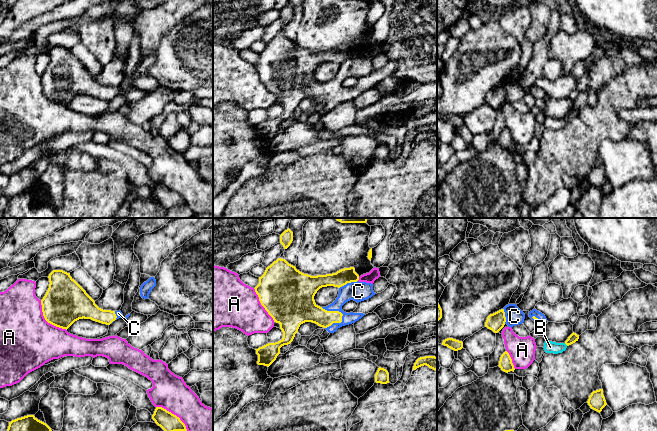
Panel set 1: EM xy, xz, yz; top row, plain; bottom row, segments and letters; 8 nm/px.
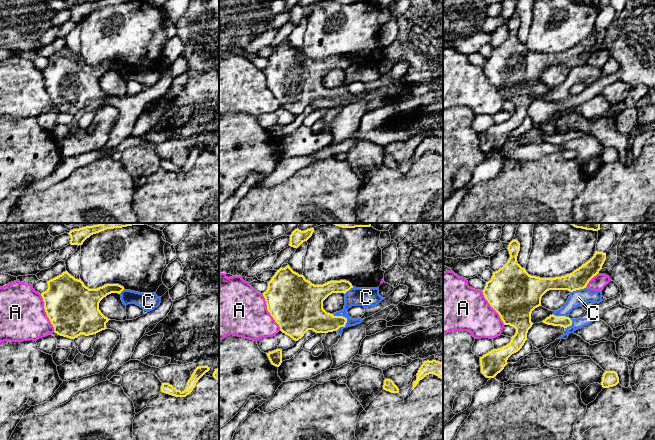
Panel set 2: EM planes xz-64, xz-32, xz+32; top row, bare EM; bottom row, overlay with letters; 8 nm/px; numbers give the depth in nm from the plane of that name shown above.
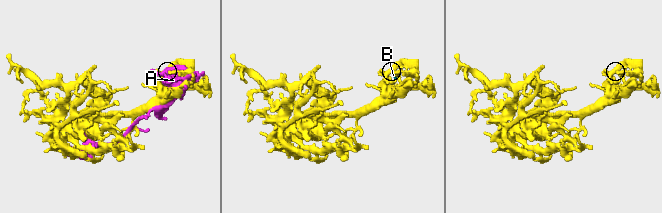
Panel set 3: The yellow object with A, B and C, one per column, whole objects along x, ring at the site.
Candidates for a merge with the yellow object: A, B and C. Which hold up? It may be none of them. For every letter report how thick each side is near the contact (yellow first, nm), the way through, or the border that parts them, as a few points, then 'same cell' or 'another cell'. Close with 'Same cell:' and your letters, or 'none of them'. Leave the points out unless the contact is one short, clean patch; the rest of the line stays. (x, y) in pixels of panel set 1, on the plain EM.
A: calibres 340 and 440 nm; another cell
B: calibres 70 and 100 nm; another cell
C: calibres 200 and 160 nm; same cell
Same cell: C

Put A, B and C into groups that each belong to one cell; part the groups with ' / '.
A / B / C

